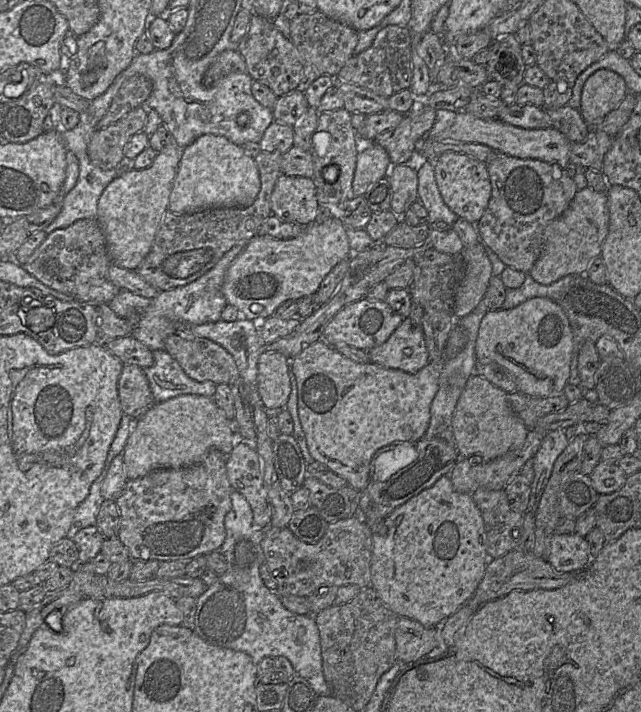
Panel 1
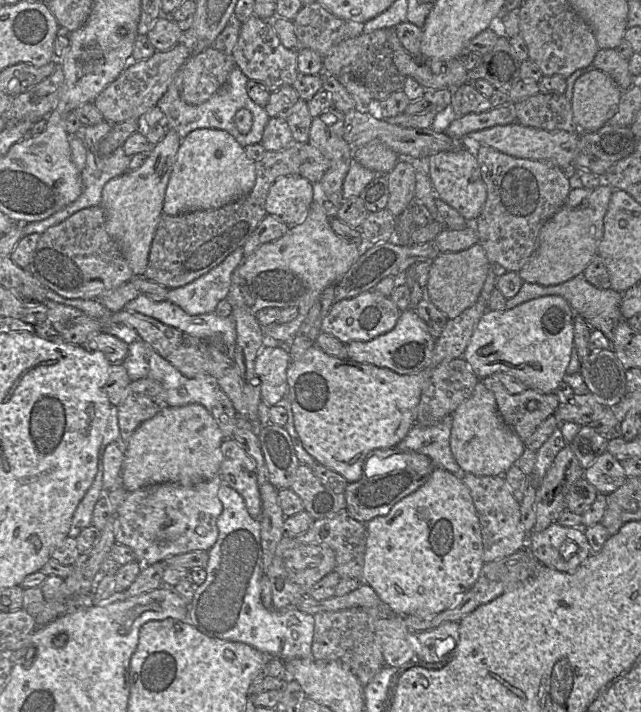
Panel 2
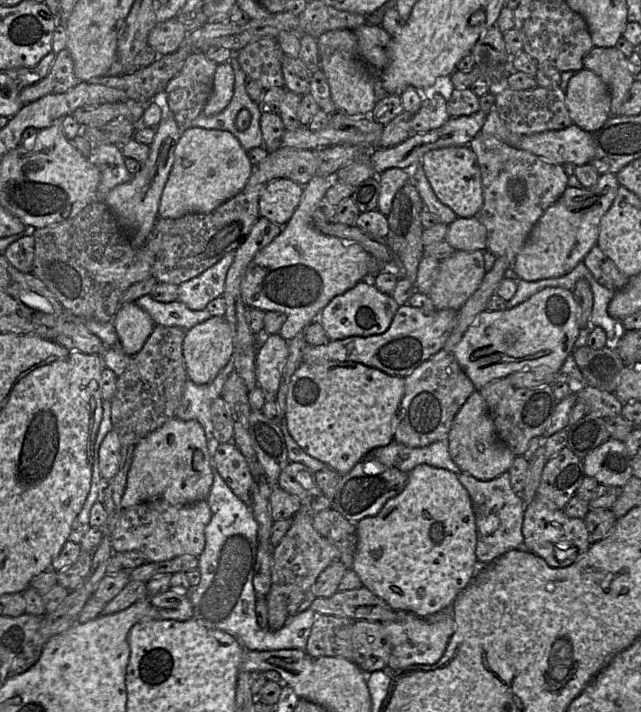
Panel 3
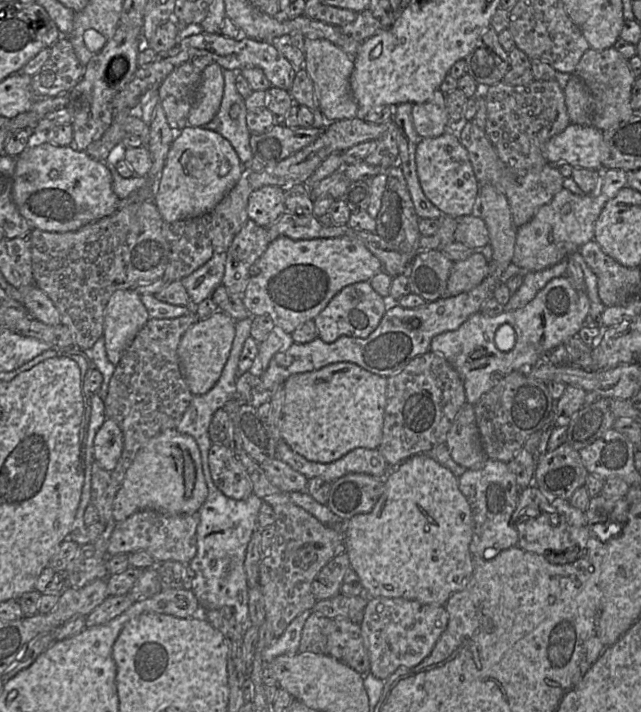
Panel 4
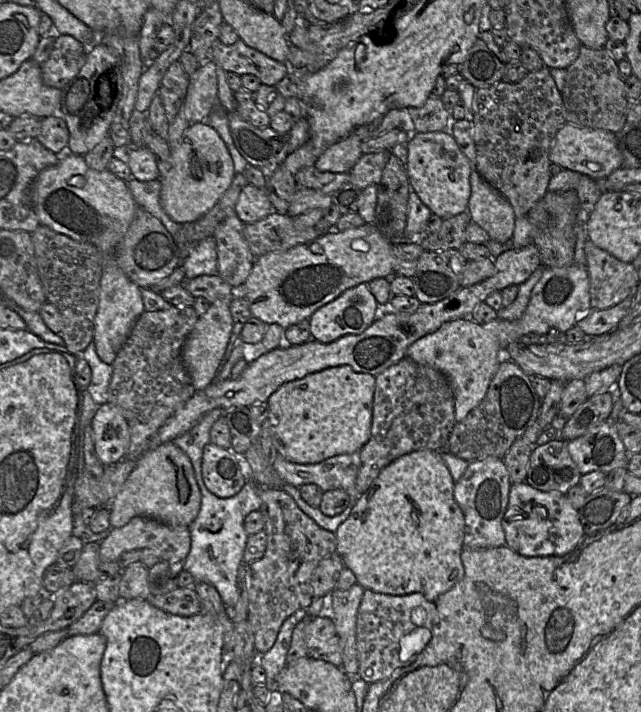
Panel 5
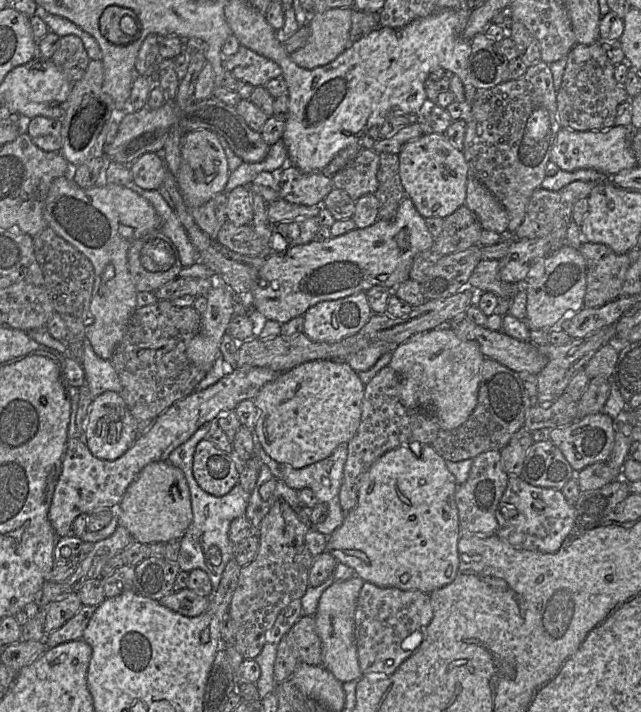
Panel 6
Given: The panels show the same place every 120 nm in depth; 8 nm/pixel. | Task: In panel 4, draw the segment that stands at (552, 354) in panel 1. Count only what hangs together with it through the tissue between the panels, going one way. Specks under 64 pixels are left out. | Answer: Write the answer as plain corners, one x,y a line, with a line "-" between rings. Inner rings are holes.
564,277
554,278
525,307
487,317
477,312
458,329
435,336
430,352
444,357
460,375
466,402
475,405
506,375
527,371
545,356
588,325
590,301
587,292
577,291

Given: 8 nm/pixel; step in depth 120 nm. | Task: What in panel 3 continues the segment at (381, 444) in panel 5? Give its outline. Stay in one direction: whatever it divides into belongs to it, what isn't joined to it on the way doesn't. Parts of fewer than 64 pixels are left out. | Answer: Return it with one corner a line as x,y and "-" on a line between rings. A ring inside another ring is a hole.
441,349
404,378
405,390
396,411
394,441
411,448
448,438
453,419
475,387
452,353

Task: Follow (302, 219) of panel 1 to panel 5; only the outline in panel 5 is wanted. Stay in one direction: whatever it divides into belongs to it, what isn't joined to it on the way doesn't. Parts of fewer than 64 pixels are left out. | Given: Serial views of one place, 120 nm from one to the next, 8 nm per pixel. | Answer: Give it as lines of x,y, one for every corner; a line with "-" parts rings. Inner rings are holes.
247,184
241,190
234,210
245,224
257,222
272,212
277,212
266,191
251,184

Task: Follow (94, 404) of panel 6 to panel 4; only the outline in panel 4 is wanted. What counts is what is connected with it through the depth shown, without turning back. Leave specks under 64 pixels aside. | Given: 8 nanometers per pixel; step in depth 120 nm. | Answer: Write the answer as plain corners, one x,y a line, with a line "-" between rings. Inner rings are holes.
106,418
94,438
94,458
106,471
113,471
123,450
123,433
115,420

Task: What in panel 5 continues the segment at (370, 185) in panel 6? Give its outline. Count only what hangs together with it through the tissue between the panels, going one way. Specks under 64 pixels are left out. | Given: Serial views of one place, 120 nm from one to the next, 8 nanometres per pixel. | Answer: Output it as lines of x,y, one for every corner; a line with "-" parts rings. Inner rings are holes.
389,150
363,154
349,171
349,183
360,189
372,184
378,185
390,155

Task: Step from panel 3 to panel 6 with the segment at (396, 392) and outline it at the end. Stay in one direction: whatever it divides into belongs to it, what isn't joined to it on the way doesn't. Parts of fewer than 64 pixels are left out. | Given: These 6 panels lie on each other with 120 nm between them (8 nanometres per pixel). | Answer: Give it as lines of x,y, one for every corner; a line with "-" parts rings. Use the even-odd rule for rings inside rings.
314,360
302,363
289,370
280,372
278,376
266,383
258,395
255,397
254,404
258,409
258,419
253,429
253,433
258,438
265,452
279,464
289,464
296,469
304,468
331,455
338,445
348,443
357,433
362,415
362,401
364,397
365,385
354,371
344,360

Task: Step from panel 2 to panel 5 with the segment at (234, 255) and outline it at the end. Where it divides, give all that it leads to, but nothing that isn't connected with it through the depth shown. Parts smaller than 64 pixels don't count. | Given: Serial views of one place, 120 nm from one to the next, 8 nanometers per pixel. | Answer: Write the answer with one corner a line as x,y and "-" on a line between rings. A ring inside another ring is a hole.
213,237
200,241
182,262
185,278
193,279
201,275
217,275
217,246

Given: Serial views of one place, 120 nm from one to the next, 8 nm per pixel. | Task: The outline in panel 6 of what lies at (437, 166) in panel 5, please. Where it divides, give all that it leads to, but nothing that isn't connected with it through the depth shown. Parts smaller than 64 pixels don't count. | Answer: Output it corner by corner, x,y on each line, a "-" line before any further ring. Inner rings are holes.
431,133
413,139
403,145
399,156
399,175
406,197
414,203
424,218
440,217
445,219
465,204
469,166
462,151
455,148
446,135

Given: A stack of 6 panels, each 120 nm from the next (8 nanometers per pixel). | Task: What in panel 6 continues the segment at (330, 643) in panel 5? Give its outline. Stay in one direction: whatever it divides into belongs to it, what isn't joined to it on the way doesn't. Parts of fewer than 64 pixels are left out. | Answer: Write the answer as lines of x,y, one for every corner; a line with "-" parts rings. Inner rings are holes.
302,615
286,636
299,662
313,666
322,664
322,643
314,616

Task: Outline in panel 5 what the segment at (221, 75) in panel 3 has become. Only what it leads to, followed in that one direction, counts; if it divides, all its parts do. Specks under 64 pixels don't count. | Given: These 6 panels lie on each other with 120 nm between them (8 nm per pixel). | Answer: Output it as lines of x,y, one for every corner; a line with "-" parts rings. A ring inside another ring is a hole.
213,61
201,64
190,76
184,101
184,112
189,124
204,122
218,101
217,65

